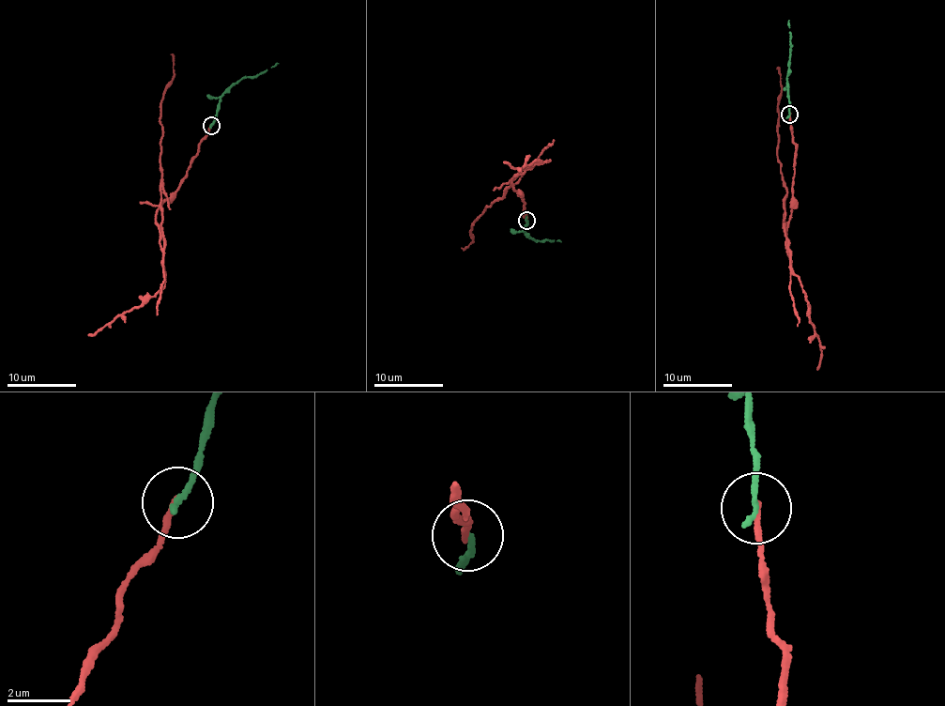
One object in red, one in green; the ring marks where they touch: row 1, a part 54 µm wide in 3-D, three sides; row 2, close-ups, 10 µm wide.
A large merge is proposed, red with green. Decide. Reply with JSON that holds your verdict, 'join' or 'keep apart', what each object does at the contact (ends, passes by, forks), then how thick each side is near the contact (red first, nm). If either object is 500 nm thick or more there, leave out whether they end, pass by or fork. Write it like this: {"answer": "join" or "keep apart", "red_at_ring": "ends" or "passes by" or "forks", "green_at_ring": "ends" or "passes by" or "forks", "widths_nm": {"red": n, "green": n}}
{"answer": "keep apart", "red_at_ring": "ends", "green_at_ring": "ends", "widths_nm": {"red": 180, "green": 200}}

